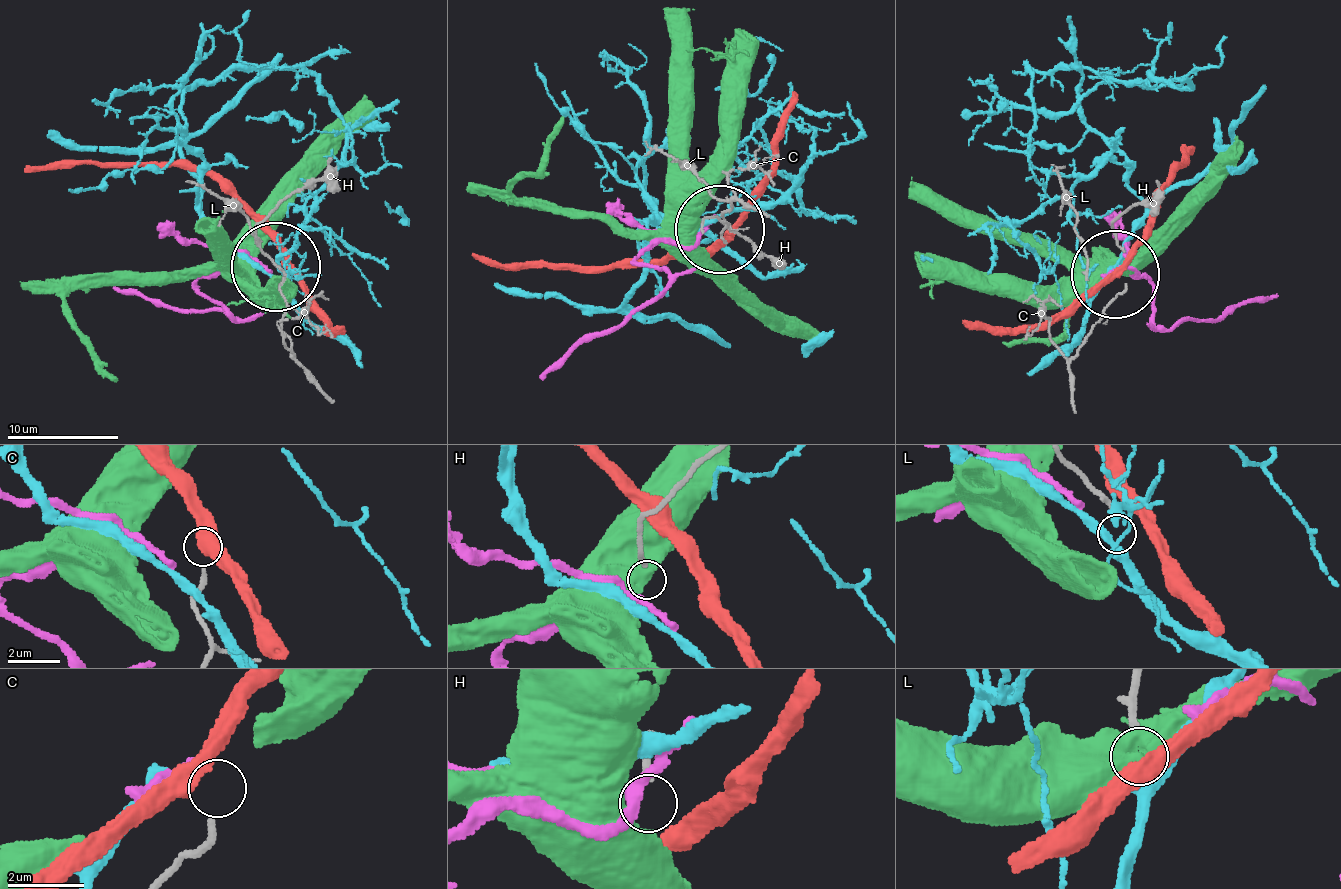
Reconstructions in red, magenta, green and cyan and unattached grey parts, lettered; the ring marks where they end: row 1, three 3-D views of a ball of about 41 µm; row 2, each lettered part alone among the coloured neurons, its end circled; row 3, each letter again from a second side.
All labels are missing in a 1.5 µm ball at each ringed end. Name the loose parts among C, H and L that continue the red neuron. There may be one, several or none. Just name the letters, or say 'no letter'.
no letter

